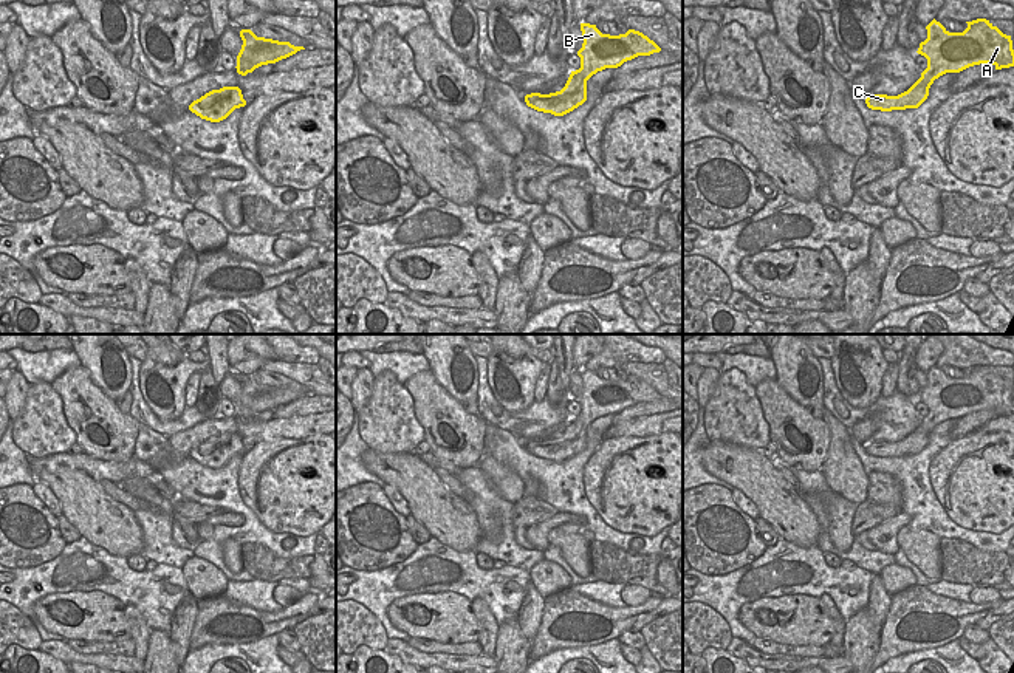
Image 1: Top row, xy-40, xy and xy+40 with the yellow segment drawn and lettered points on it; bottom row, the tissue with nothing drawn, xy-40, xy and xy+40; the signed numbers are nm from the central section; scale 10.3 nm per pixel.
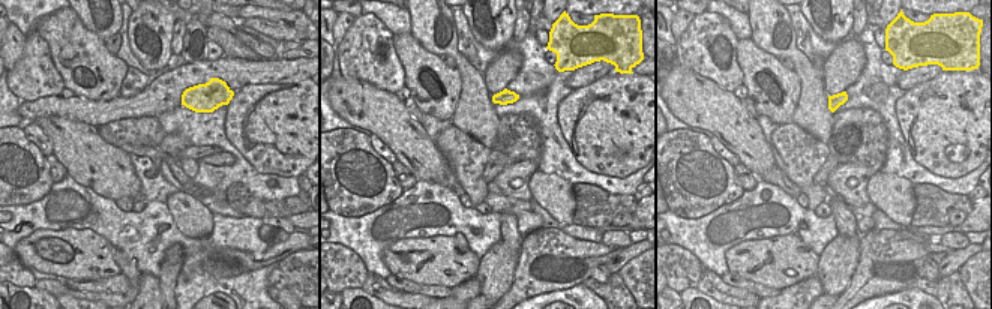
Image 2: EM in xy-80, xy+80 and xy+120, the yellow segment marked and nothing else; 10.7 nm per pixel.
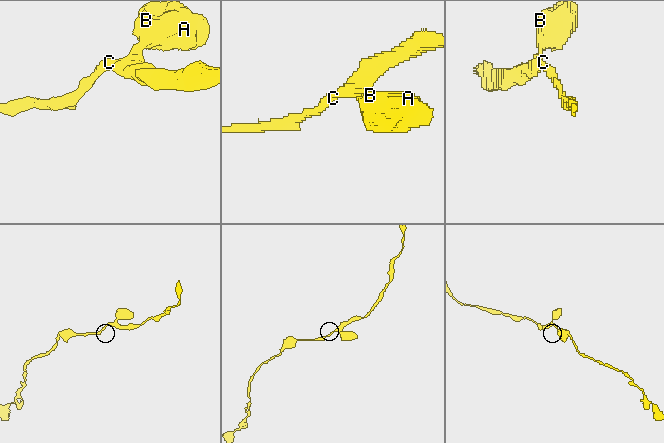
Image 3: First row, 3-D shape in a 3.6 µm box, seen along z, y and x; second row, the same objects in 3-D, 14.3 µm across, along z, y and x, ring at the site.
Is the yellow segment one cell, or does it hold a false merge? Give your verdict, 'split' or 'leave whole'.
leave whole

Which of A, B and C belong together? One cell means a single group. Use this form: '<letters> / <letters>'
A B C

